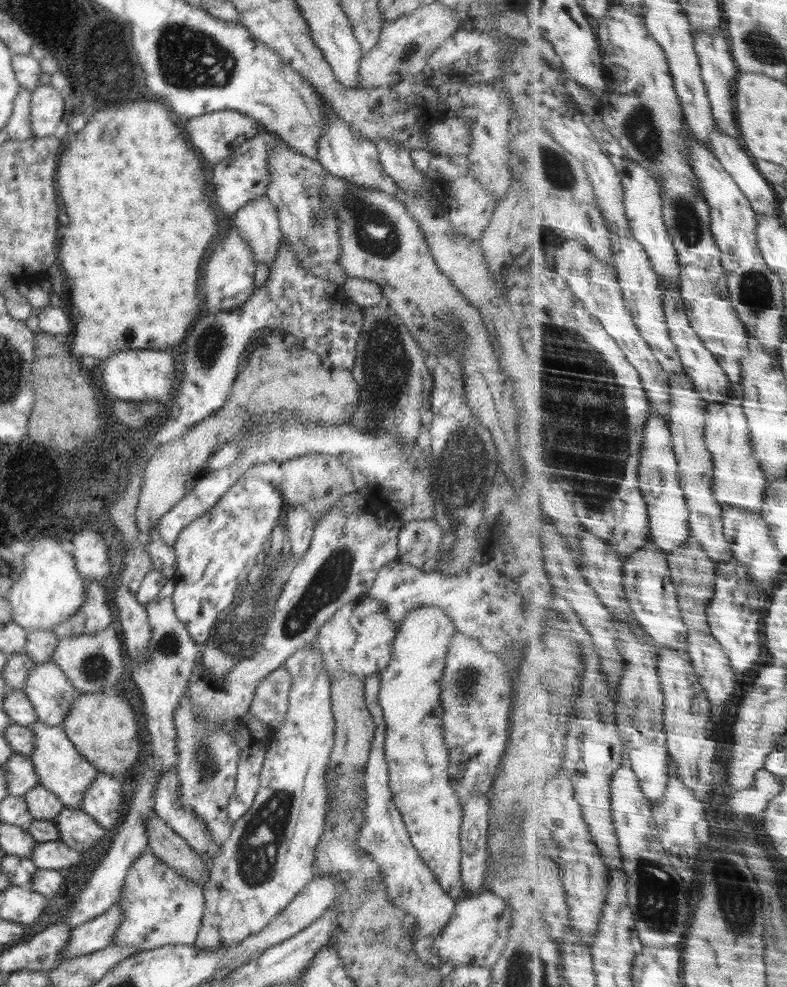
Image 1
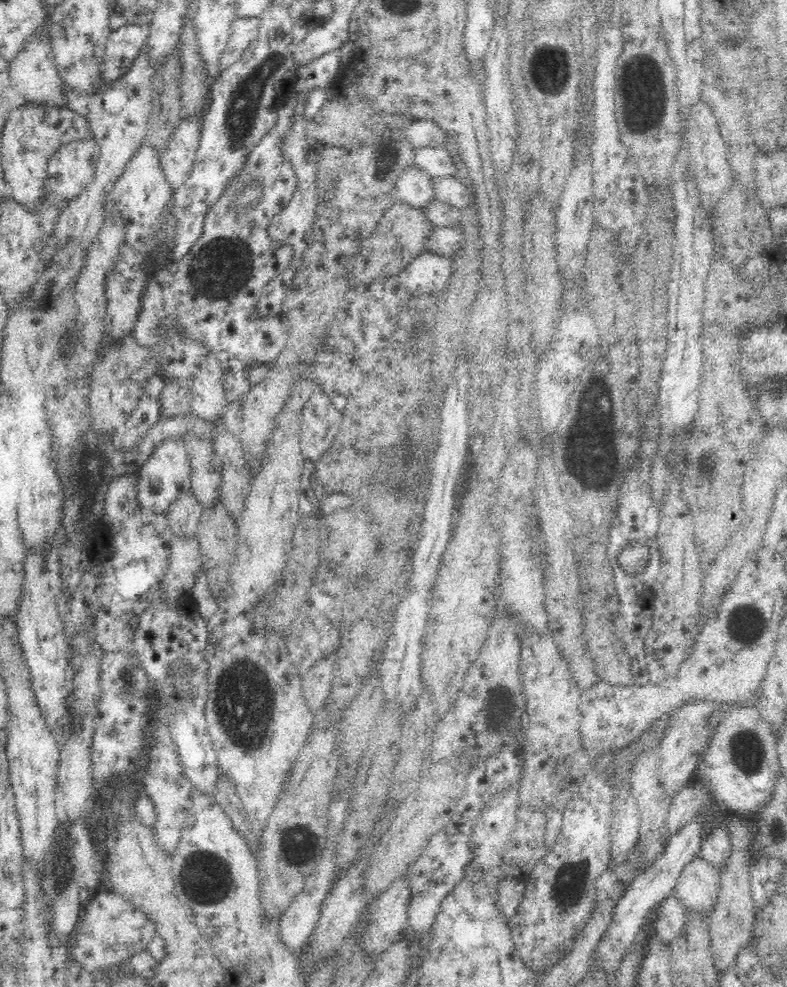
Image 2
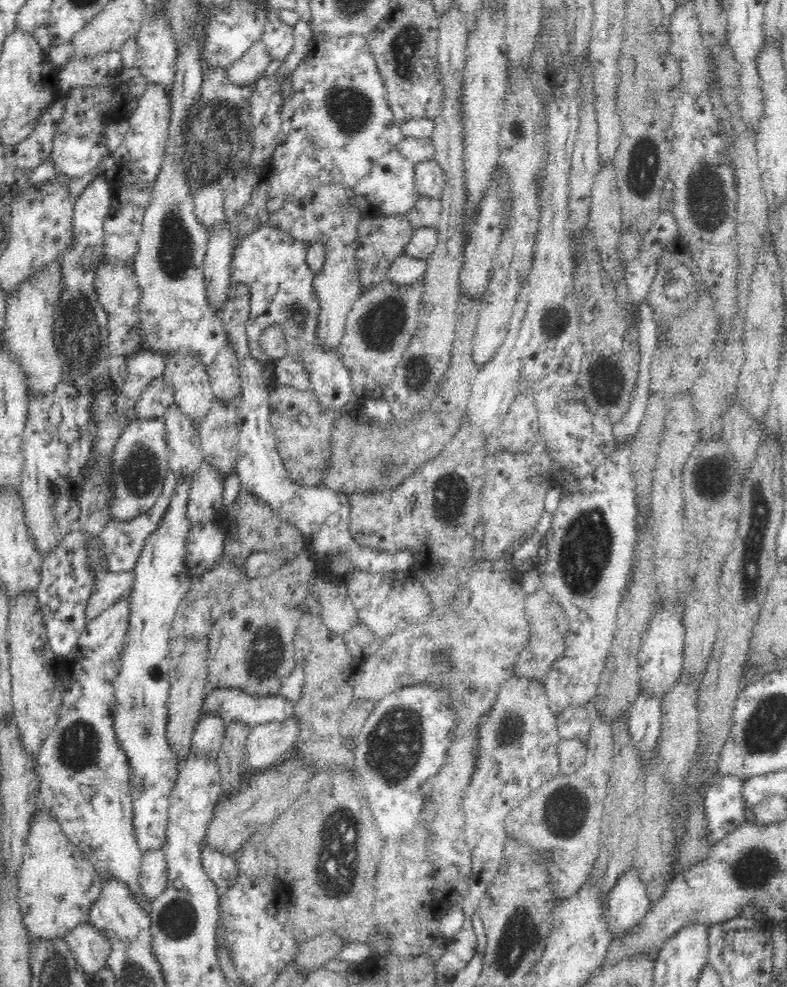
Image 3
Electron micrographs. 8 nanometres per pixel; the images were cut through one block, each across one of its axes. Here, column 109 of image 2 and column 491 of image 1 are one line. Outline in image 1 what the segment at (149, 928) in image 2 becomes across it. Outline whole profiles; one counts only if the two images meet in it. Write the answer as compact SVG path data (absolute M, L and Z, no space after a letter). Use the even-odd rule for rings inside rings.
M490 890L466 895L457 901L452 918L432 943L432 954L438 954L450 967L455 965L482 966L490 969L500 958L508 942L512 914L506 902Z

